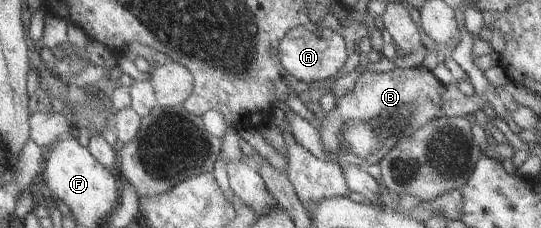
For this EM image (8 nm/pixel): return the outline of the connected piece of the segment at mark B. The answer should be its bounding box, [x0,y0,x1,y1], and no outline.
[320,67,444,167]

